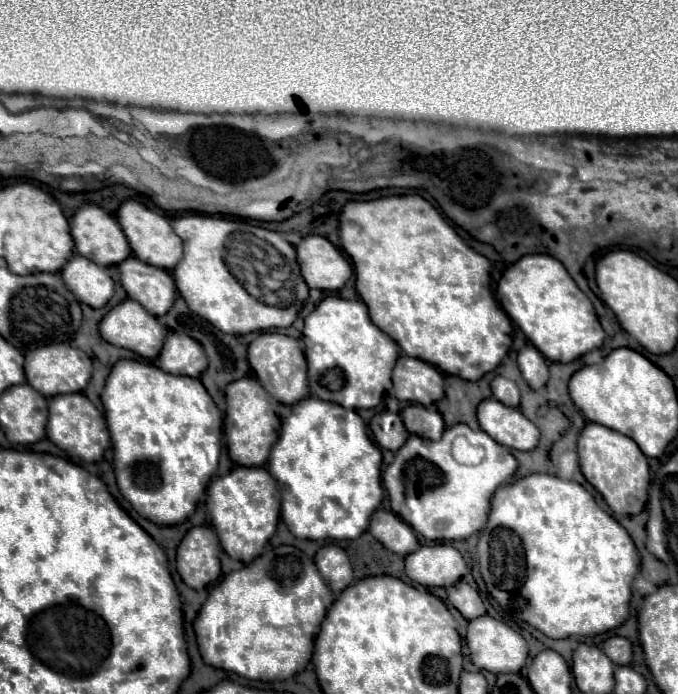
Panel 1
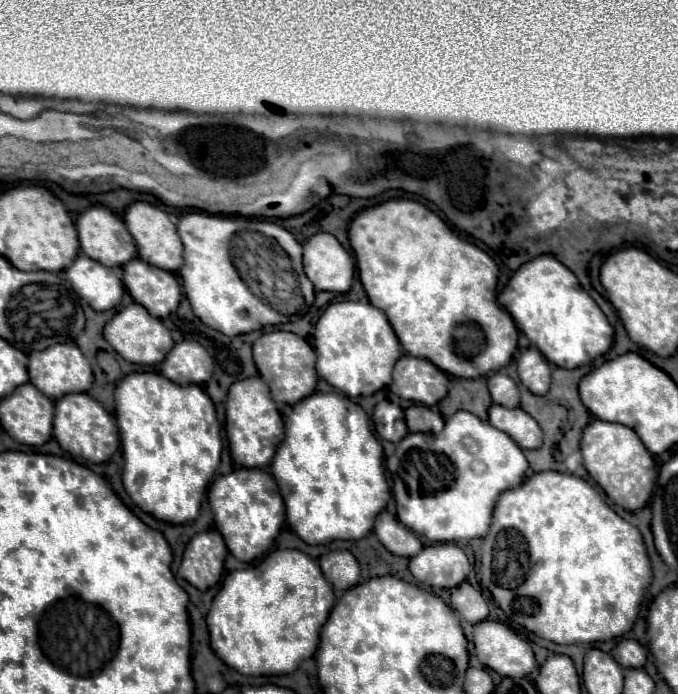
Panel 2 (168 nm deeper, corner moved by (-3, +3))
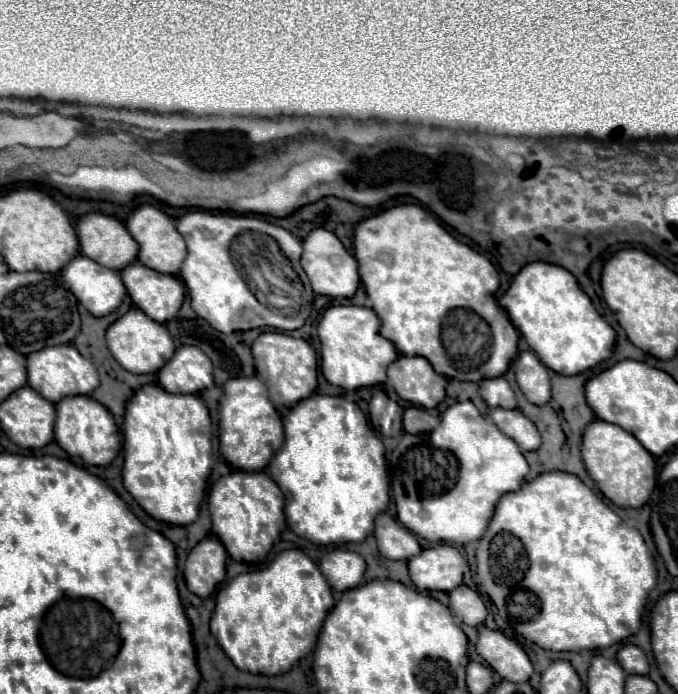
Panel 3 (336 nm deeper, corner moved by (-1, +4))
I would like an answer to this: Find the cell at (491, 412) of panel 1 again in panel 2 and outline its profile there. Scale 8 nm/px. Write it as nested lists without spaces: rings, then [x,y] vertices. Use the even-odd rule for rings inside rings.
[[[494,404],[490,410],[490,424],[502,432],[506,432],[520,448],[540,448],[542,430],[538,422],[526,414],[522,408],[504,408]]]

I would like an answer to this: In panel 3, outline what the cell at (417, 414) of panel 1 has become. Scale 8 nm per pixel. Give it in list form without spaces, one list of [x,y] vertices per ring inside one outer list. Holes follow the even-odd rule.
[[[408,407],[404,411],[404,429],[406,433],[430,433],[438,427],[440,419],[430,415],[426,409]]]

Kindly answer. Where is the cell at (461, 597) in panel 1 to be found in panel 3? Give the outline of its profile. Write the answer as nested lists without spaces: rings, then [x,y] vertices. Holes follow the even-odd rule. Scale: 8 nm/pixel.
[[[460,585],[454,591],[450,591],[450,609],[454,615],[472,627],[478,627],[486,619],[486,605],[480,599],[480,595],[470,589],[468,585]]]

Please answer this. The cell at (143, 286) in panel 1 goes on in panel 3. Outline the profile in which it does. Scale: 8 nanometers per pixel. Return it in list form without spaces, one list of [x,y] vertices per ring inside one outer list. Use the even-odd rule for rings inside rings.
[[[138,261],[124,267],[120,275],[132,303],[138,309],[146,311],[150,319],[158,323],[166,323],[178,313],[186,293],[182,279],[174,275],[158,273]]]

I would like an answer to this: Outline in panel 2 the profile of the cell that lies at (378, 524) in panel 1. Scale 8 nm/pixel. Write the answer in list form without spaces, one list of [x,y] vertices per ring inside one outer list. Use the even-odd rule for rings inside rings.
[[[386,510],[380,512],[380,516],[376,518],[374,532],[376,532],[378,540],[384,544],[384,548],[396,556],[412,558],[412,556],[416,556],[416,552],[422,550],[422,542],[418,540],[418,536],[410,528],[400,524]]]

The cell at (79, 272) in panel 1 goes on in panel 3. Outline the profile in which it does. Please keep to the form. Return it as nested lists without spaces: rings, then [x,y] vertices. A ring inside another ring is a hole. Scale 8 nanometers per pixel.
[[[76,255],[62,269],[62,281],[94,317],[112,313],[126,295],[120,273],[94,263],[86,255]]]

